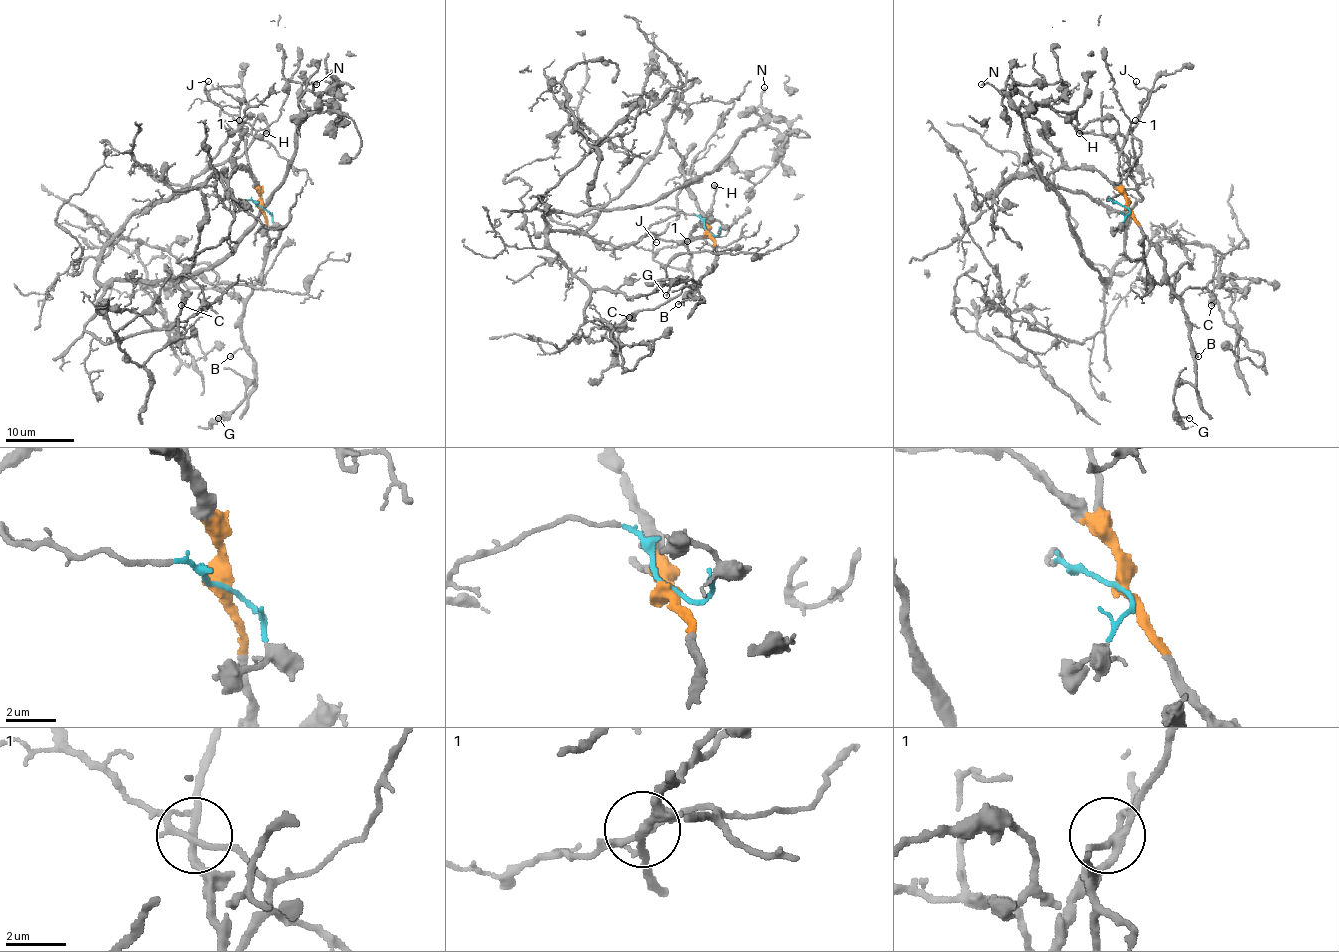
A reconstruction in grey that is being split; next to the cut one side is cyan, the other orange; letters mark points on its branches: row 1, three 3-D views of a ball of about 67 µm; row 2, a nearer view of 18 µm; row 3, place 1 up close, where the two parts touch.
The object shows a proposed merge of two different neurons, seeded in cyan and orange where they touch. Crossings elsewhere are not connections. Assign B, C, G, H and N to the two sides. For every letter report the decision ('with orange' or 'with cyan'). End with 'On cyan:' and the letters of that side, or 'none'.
B: with orange
C: with orange
G: with orange
H: with orange
N: with cyan
On cyan: N

